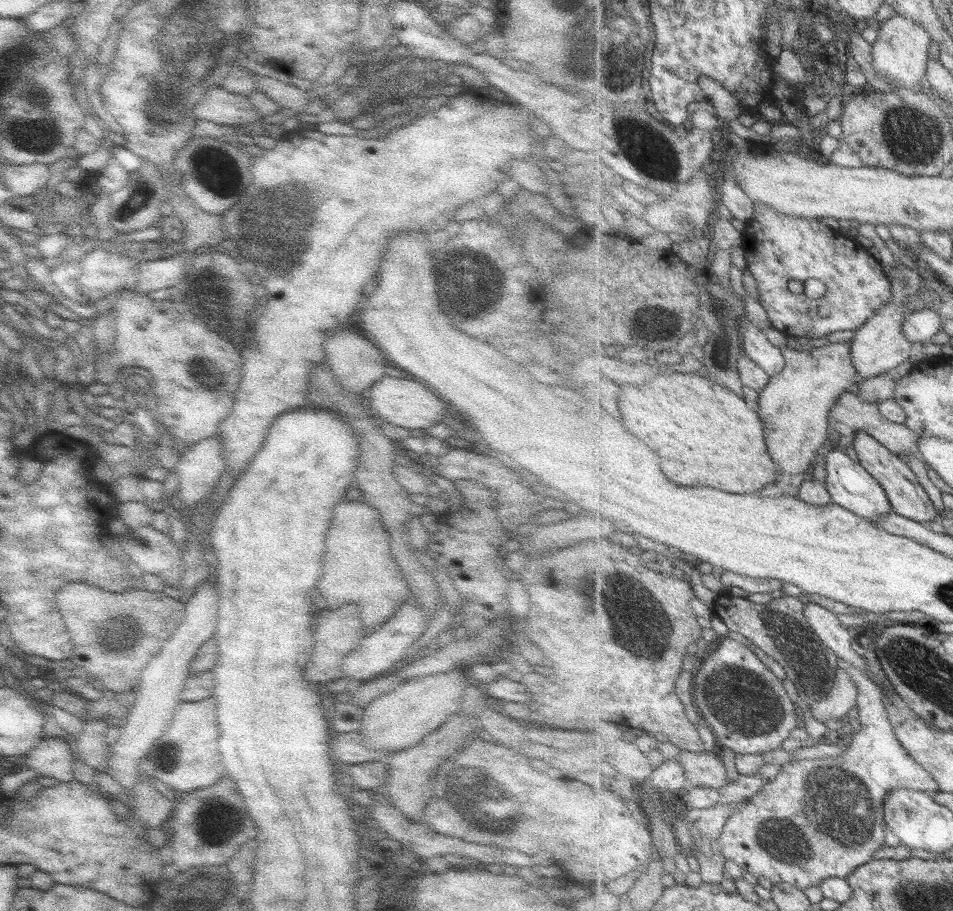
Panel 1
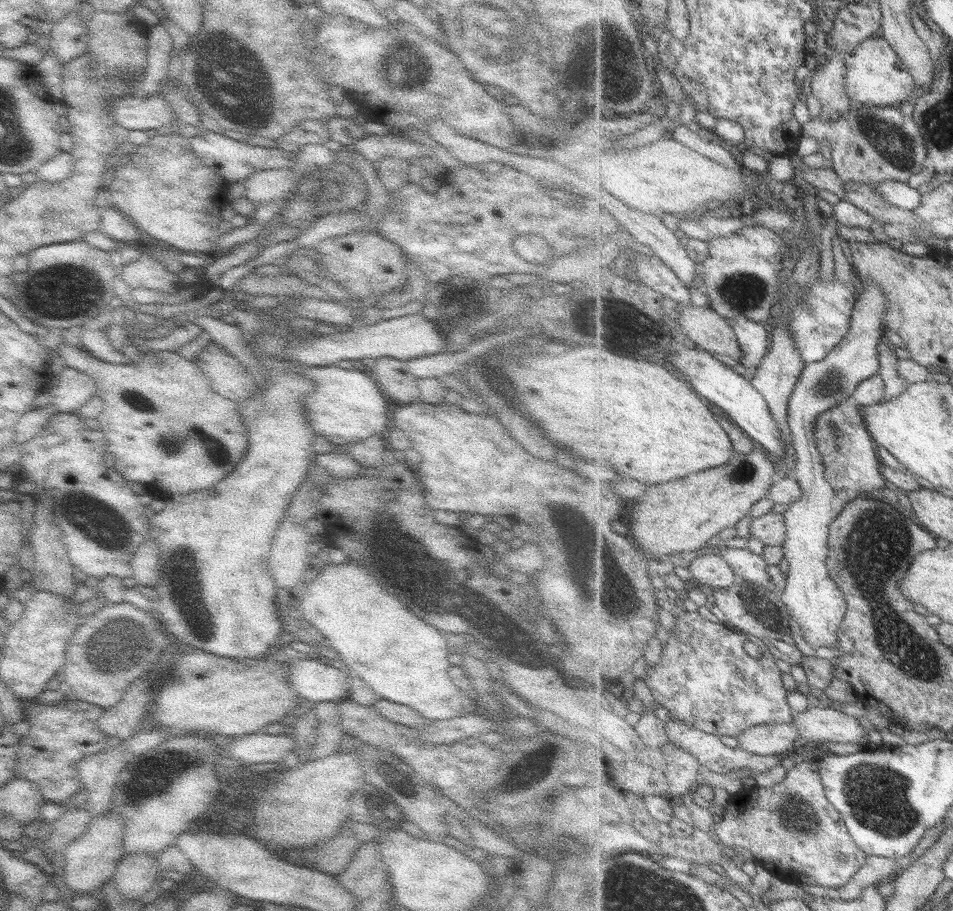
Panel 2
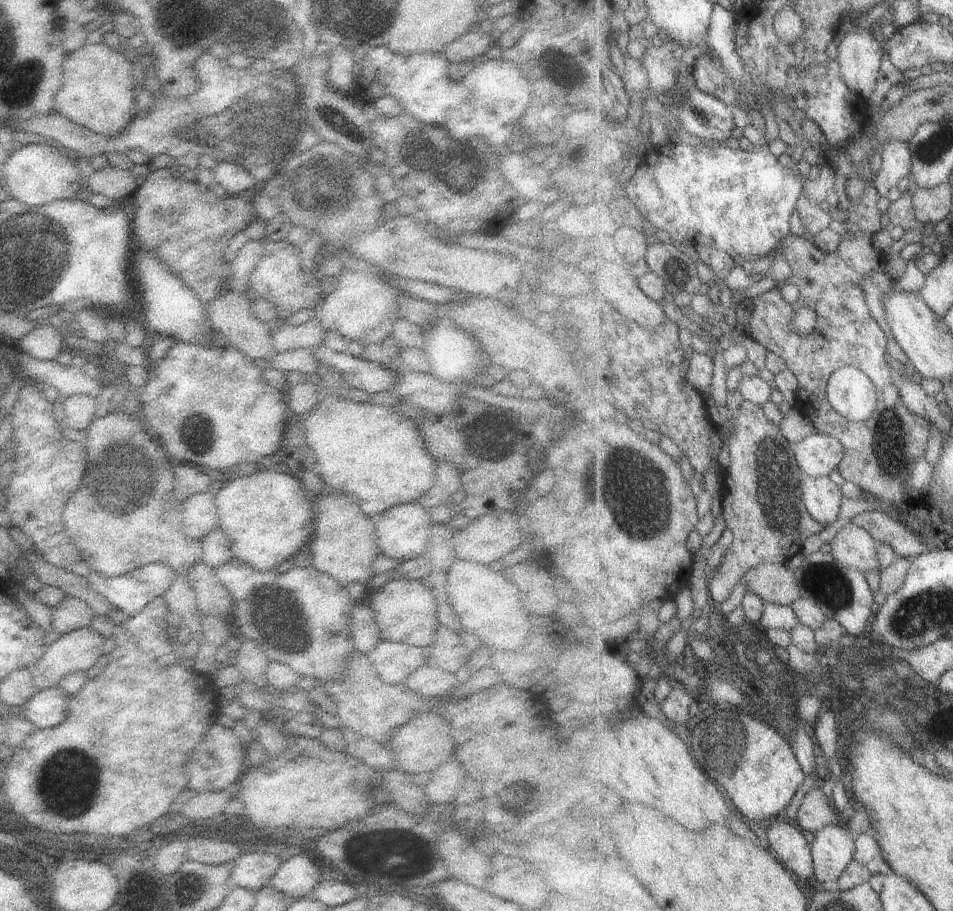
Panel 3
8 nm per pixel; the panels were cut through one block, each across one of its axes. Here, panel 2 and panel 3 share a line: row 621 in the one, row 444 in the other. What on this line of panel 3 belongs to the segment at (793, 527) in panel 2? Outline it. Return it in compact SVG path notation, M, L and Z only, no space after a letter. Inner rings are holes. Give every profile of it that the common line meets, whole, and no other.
M823 433L808 436L794 445L794 449L799 468L813 478L828 477L845 456L843 444Z

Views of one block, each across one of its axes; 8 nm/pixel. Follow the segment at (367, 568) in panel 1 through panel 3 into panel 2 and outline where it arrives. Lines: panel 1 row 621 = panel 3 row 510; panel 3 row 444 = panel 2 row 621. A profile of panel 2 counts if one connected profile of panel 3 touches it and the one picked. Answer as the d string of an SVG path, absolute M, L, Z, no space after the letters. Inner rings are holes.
M347 560L338 565L328 561L325 568L306 586L299 599L304 619L319 628L319 632L329 640L328 645L338 653L339 660L357 672L359 679L370 686L377 696L388 702L407 704L431 720L448 720L471 714L475 710L474 697L463 694L457 686L451 684L447 674L449 652L445 645L450 642L450 637L407 610L407 606L401 604L399 598L383 590L375 576L365 568L359 568L357 564Z

